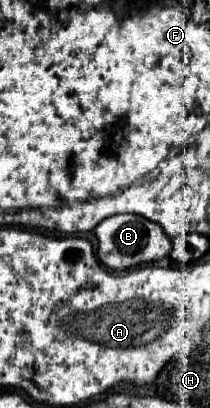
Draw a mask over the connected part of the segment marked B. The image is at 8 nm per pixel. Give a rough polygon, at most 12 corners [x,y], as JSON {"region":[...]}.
{"region":[[112,215],[94,231],[110,269],[160,261],[172,249],[142,215]]}

